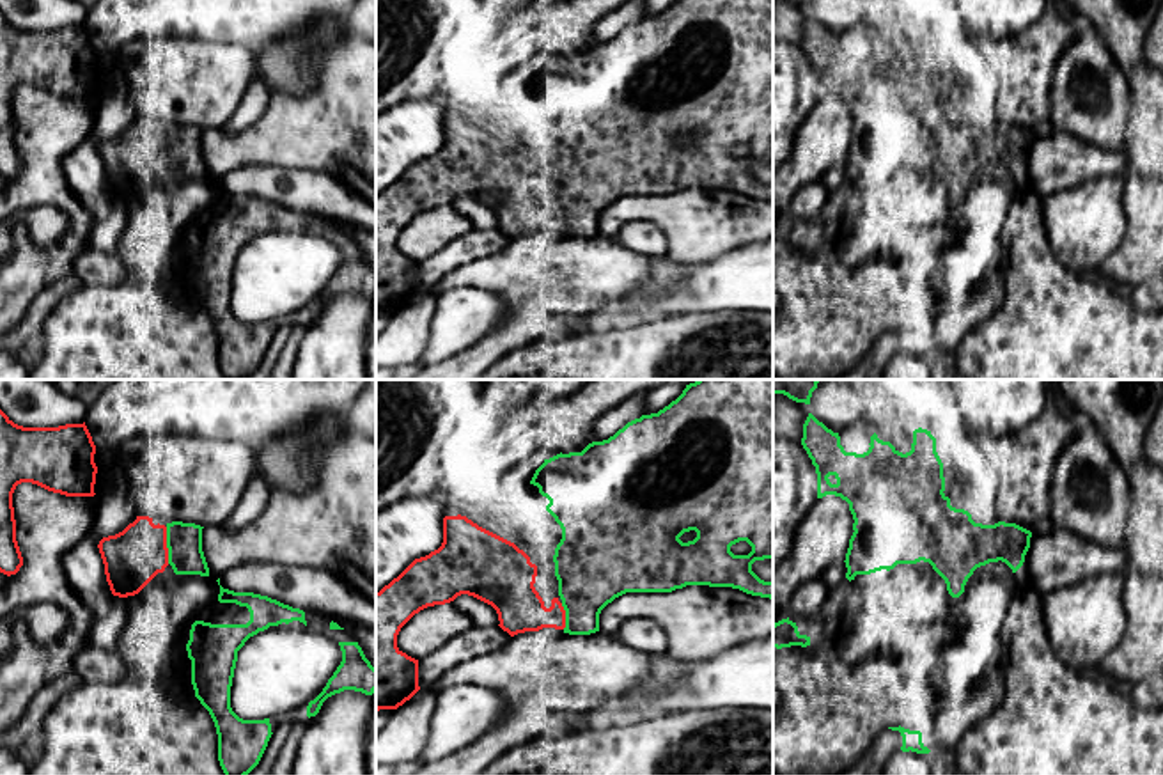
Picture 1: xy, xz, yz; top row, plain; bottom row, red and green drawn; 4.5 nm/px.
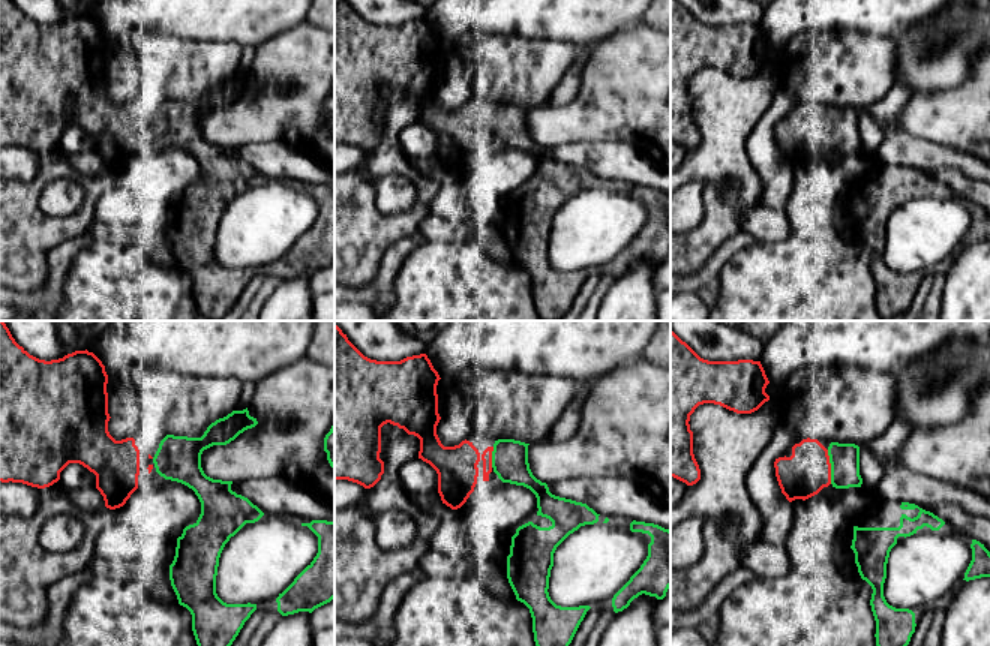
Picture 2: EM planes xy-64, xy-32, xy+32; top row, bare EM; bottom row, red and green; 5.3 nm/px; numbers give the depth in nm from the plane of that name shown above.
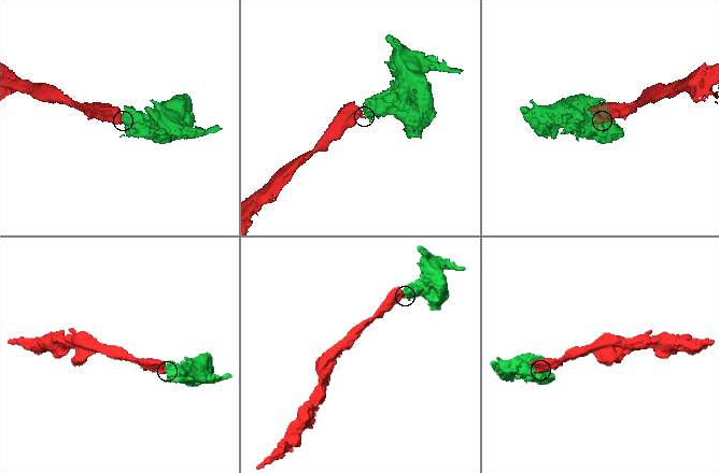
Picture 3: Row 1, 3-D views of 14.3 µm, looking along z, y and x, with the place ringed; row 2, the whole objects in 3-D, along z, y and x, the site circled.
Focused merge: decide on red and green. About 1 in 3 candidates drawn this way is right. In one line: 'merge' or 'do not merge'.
merge

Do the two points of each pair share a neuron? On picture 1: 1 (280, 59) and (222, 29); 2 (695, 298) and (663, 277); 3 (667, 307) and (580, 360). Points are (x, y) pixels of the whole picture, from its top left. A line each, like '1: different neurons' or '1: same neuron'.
1: different neurons
2: different neurons
3: different neurons

